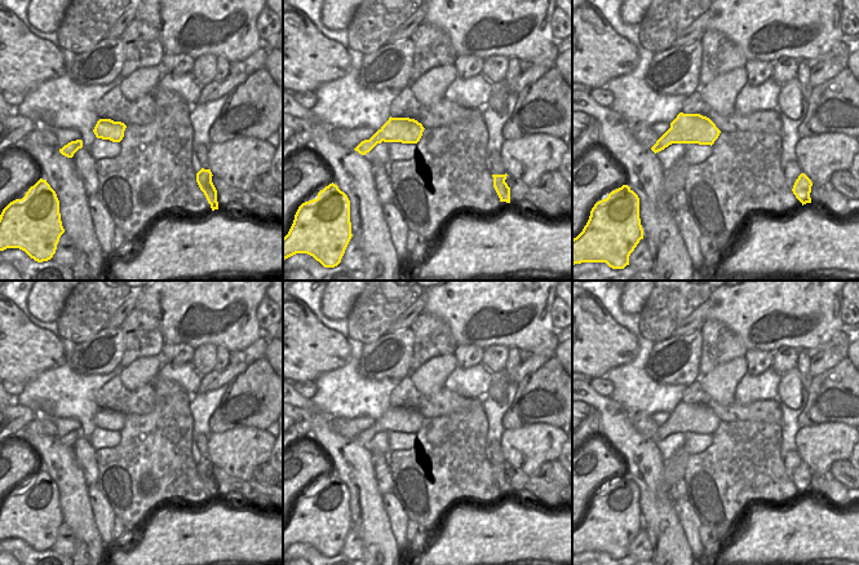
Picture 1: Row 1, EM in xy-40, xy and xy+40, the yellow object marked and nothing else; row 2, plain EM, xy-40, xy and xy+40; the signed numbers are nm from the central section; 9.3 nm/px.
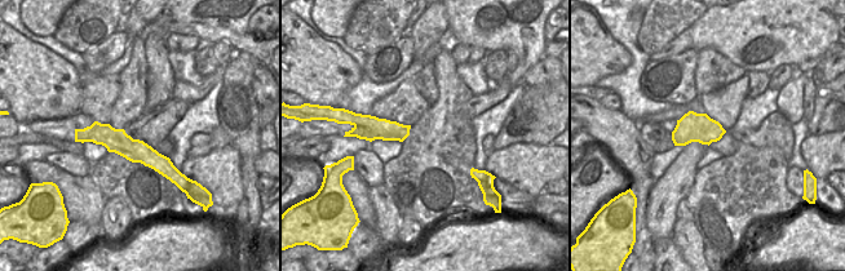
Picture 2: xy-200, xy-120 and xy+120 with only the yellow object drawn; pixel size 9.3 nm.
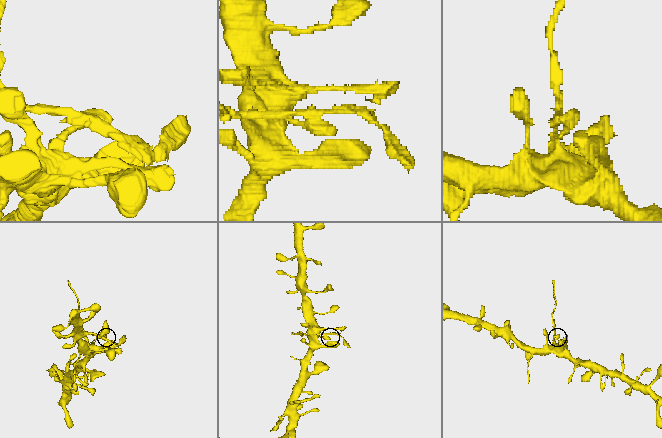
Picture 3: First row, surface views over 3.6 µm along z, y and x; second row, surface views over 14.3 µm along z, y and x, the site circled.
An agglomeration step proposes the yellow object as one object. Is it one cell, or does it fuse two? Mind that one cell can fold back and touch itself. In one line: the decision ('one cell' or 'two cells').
two cells

